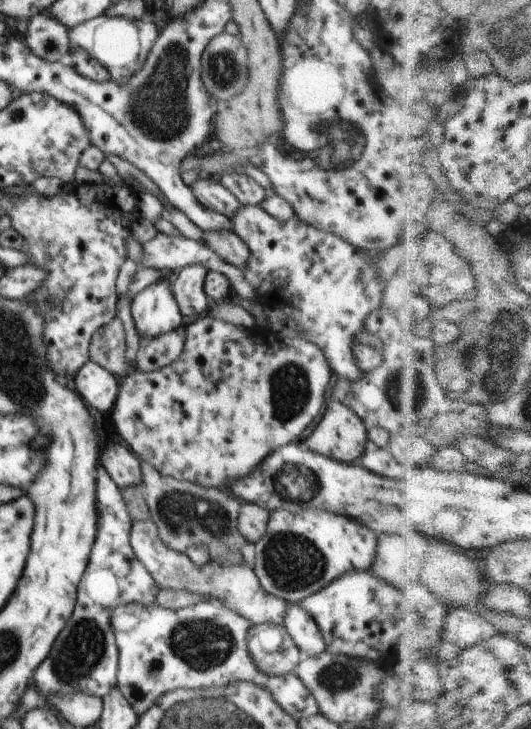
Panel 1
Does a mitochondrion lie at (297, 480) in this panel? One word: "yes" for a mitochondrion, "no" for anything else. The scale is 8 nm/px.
yes

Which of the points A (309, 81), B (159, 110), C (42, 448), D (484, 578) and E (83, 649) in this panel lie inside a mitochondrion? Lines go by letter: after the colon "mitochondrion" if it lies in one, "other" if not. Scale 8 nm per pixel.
A: other
B: mitochondrion
C: other
D: other
E: mitochondrion

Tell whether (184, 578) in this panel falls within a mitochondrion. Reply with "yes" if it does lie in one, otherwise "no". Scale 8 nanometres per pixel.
yes

